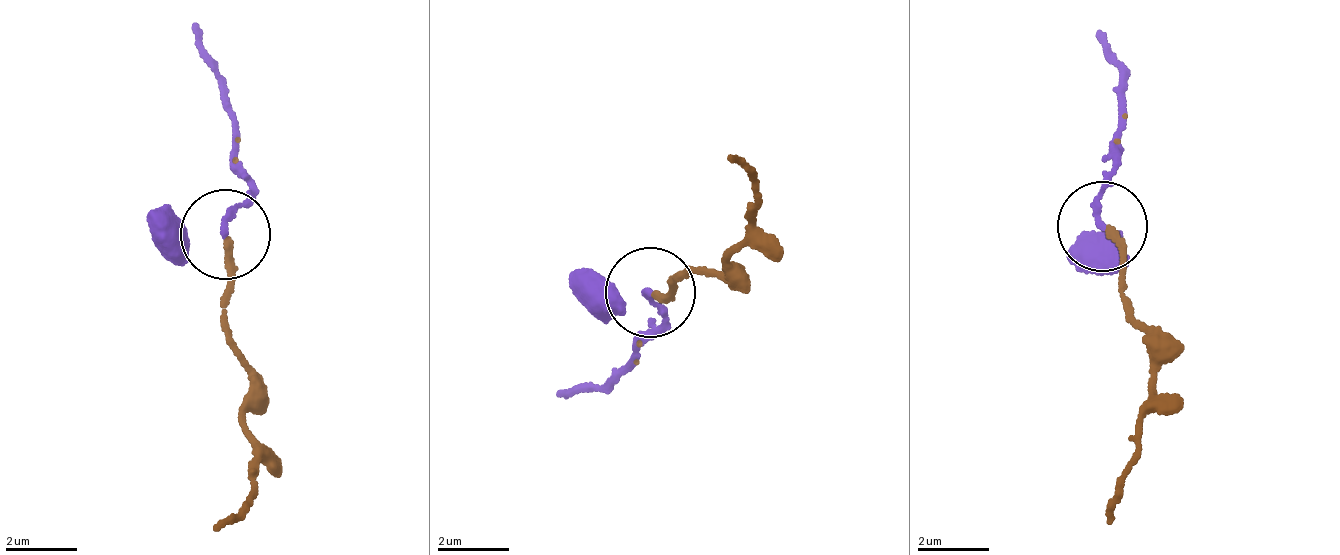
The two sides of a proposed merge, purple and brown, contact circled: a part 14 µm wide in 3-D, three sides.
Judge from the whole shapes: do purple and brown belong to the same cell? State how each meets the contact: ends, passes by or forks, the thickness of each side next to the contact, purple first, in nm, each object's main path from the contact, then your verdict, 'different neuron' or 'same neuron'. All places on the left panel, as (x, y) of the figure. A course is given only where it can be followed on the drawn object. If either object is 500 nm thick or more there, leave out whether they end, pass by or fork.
purple passes by; brown ends there; 110 nm thick on the purple side, 190 nm on the other; purple runs (228, 235), (245, 197), (232, 91), (191, 26); brown runs (225, 239), (223, 315), (251, 403), (255, 500), (214, 531); same neuron

